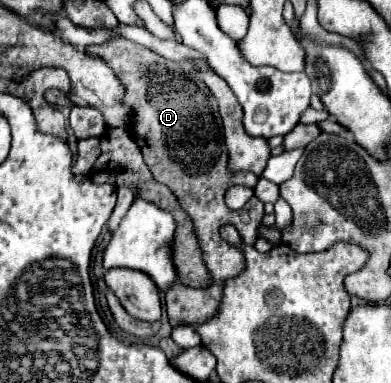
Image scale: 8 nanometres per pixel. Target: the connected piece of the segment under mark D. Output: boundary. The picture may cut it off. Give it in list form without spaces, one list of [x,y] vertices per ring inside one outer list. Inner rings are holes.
[[[112,37],[102,45],[88,45],[86,53],[96,53],[98,57],[102,57],[120,77],[126,89],[124,105],[130,105],[132,109],[130,131],[138,147],[142,149],[144,163],[148,165],[158,183],[168,185],[168,189],[176,195],[180,207],[192,219],[204,263],[212,273],[212,285],[208,289],[192,289],[178,283],[166,289],[166,309],[170,325],[178,327],[204,323],[218,309],[224,279],[236,277],[244,269],[242,251],[226,245],[226,241],[222,241],[218,235],[218,227],[224,223],[234,223],[244,241],[254,245],[256,229],[264,217],[264,205],[260,199],[254,197],[254,203],[244,205],[240,211],[232,211],[224,205],[224,193],[230,185],[236,183],[246,183],[254,187],[258,177],[254,179],[254,175],[250,173],[230,175],[226,171],[228,157],[216,97],[212,97],[210,89],[198,79],[198,75],[194,75],[190,69],[184,69],[182,63],[170,61],[124,37]]]

